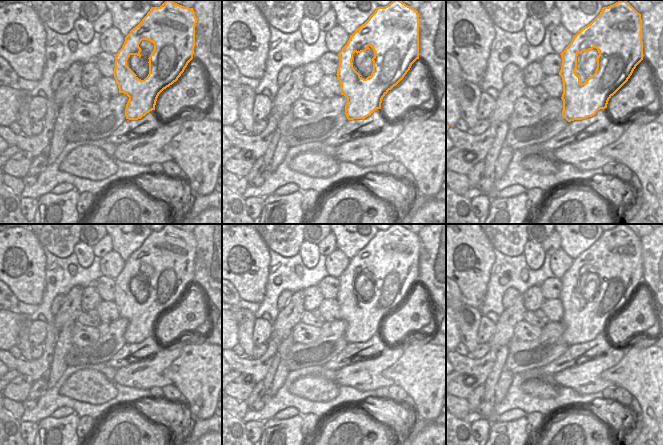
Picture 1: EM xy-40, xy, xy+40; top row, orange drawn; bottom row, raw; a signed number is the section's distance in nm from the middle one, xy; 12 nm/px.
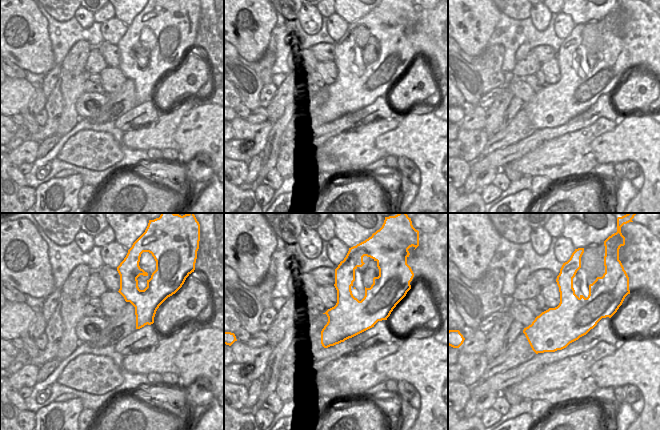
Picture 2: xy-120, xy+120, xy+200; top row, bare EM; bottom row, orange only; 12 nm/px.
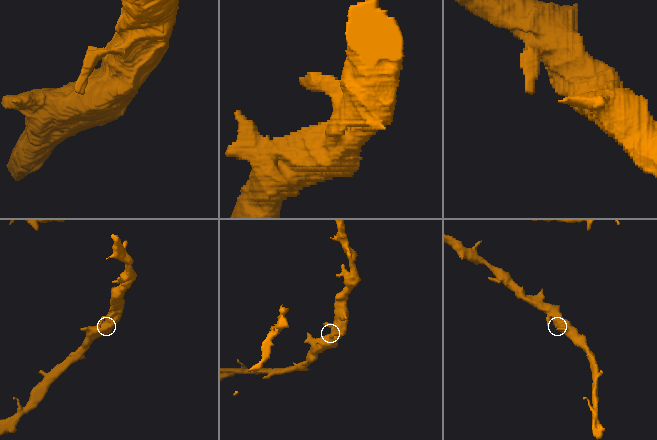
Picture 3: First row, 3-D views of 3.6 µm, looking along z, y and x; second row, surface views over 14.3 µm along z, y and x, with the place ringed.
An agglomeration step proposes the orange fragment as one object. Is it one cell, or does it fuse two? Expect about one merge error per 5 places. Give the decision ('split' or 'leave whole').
leave whole

